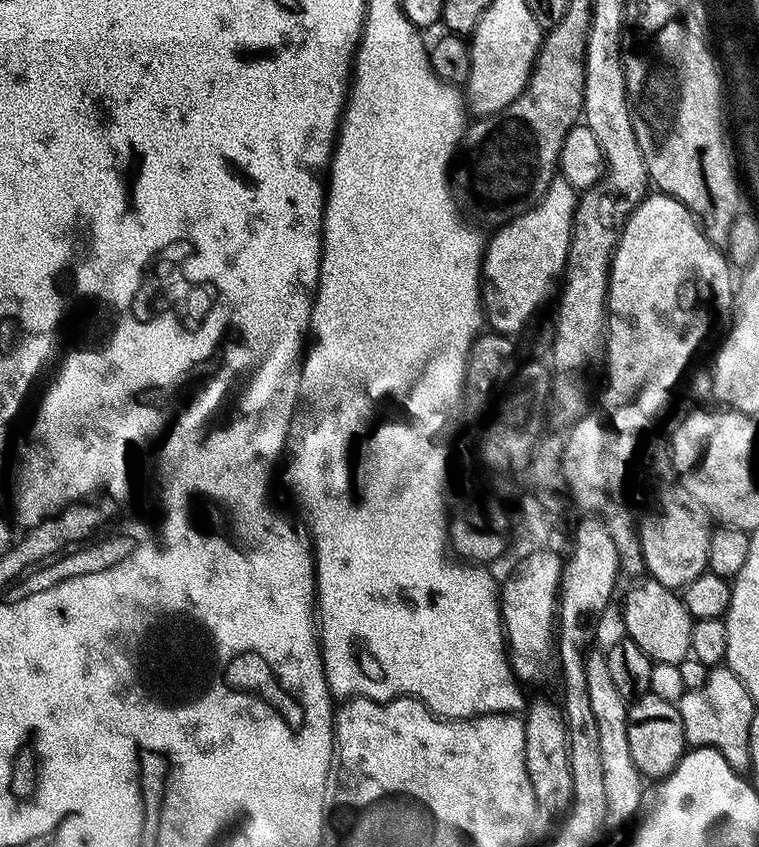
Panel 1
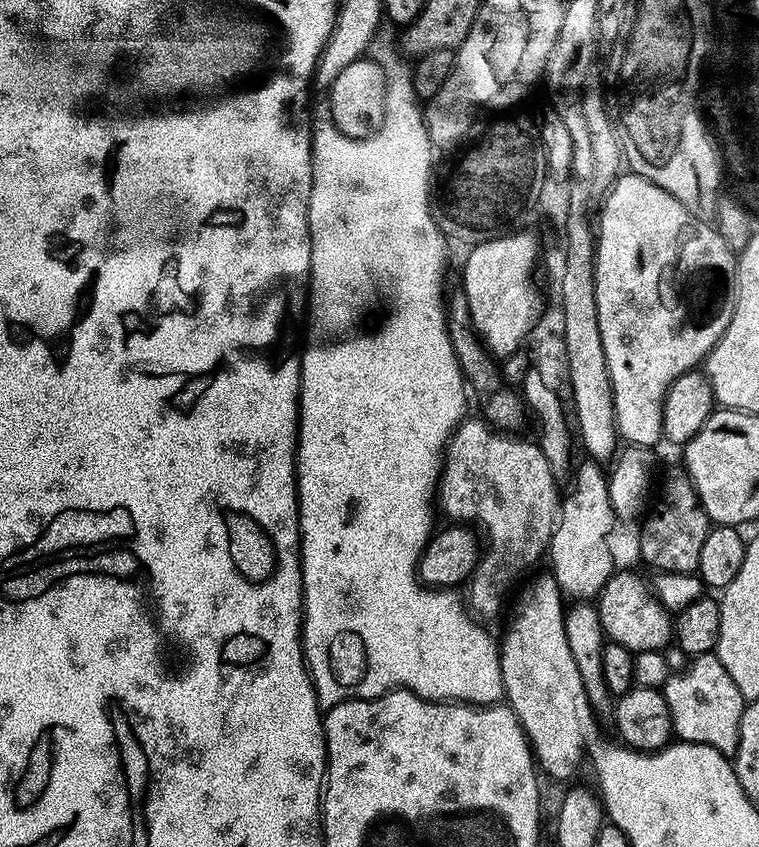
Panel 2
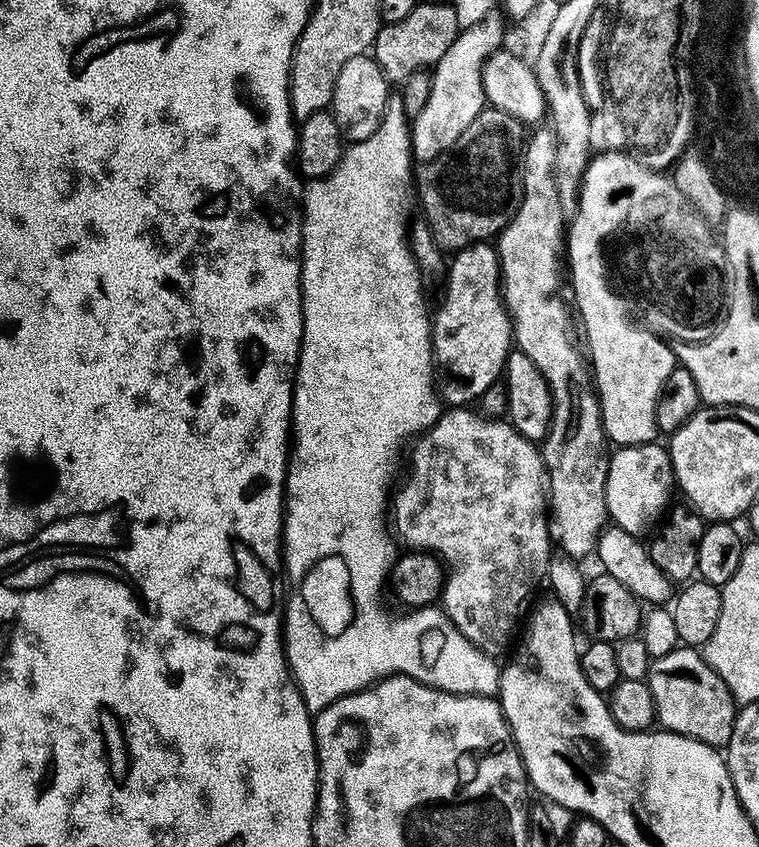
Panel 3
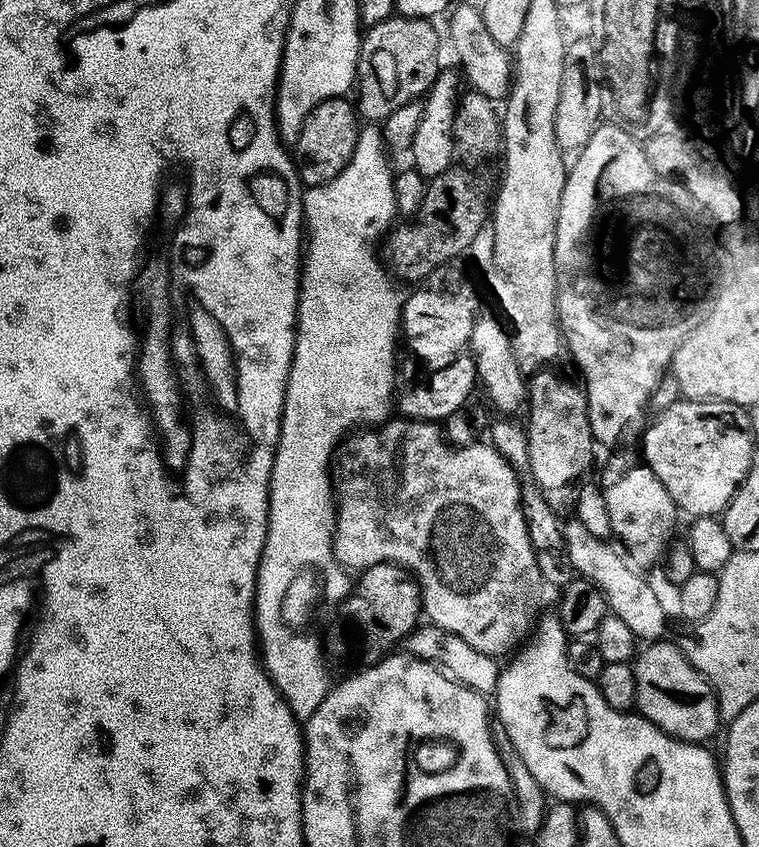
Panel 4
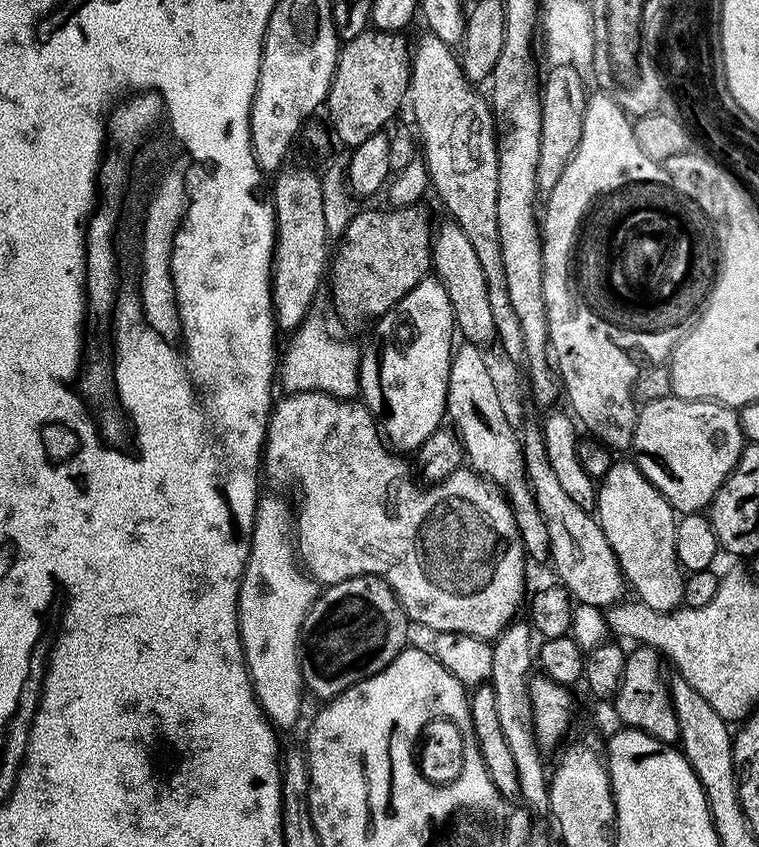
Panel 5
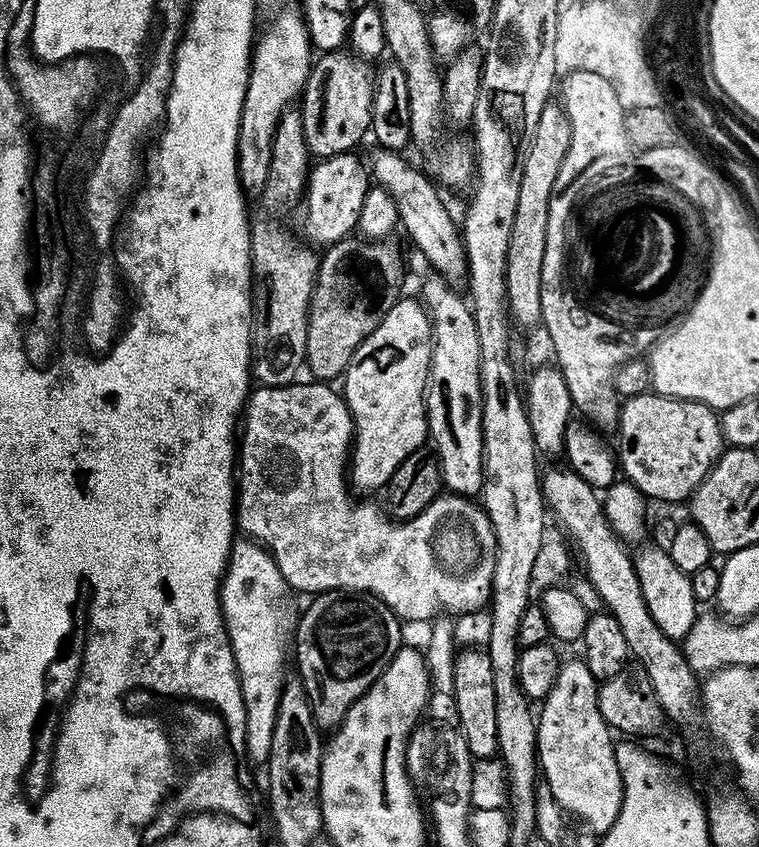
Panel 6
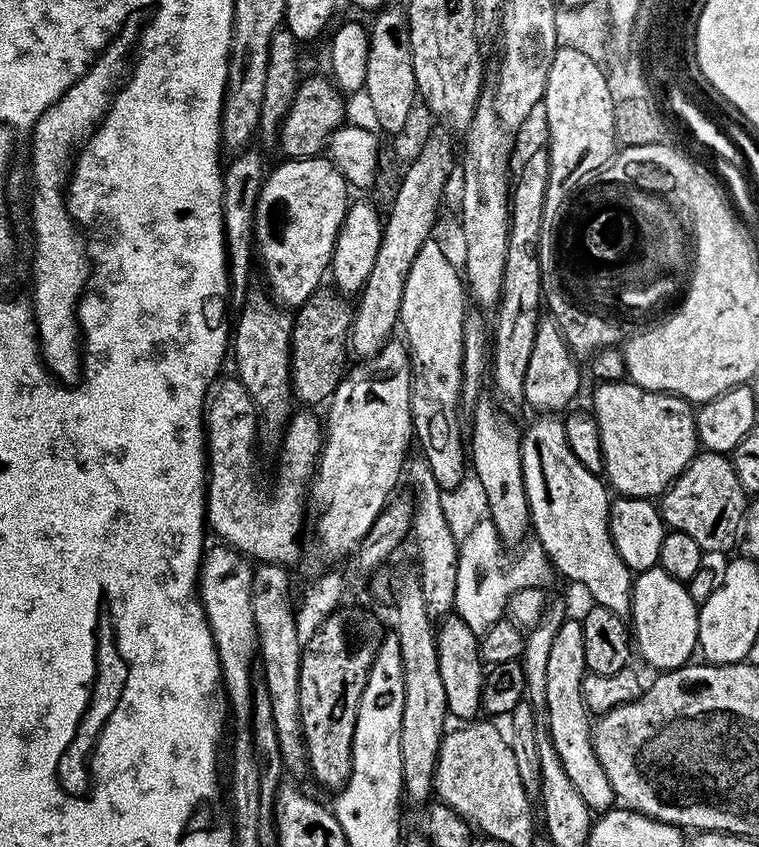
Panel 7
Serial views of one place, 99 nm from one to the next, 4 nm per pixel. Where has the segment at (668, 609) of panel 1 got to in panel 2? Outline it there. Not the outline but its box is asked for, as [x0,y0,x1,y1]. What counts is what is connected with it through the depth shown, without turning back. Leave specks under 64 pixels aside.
[595,571,674,652]

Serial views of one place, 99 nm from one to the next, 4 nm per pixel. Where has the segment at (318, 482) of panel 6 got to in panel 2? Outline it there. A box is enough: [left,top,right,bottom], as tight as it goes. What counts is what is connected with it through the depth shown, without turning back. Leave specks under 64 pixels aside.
[438,418,558,622]

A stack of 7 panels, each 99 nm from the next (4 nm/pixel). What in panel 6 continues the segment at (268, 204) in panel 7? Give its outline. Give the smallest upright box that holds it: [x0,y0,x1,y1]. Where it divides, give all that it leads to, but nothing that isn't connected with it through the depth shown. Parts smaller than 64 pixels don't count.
[303,151,372,246]

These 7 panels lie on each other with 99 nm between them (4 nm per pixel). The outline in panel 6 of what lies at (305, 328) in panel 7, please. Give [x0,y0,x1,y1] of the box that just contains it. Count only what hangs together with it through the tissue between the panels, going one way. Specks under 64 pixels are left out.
[306,238,404,382]

